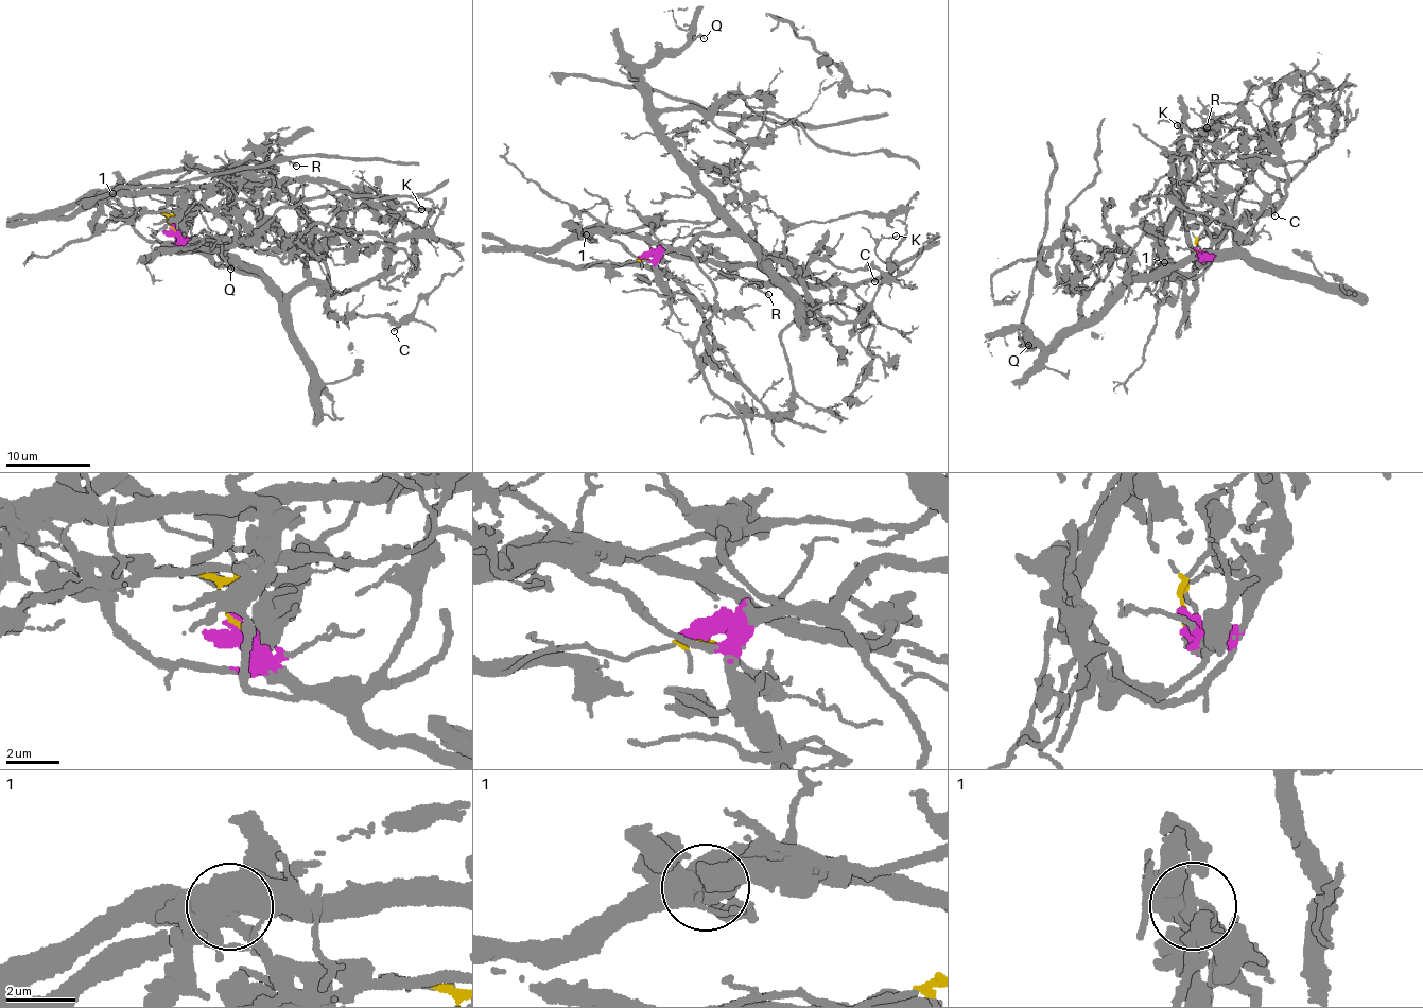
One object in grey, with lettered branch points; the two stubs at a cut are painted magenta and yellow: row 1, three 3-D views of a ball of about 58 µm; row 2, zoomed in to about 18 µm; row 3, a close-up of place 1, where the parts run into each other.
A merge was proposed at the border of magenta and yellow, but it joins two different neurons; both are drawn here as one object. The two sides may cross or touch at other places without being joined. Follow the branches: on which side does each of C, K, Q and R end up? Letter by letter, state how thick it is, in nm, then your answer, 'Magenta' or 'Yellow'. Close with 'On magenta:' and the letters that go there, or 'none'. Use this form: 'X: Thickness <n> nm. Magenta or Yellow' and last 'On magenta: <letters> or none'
C: Thickness 180 nm. Magenta
K: Thickness 170 nm. Yellow
Q: Thickness 120 nm. Magenta
R: Thickness 200 nm. Yellow
On magenta: C, Q

